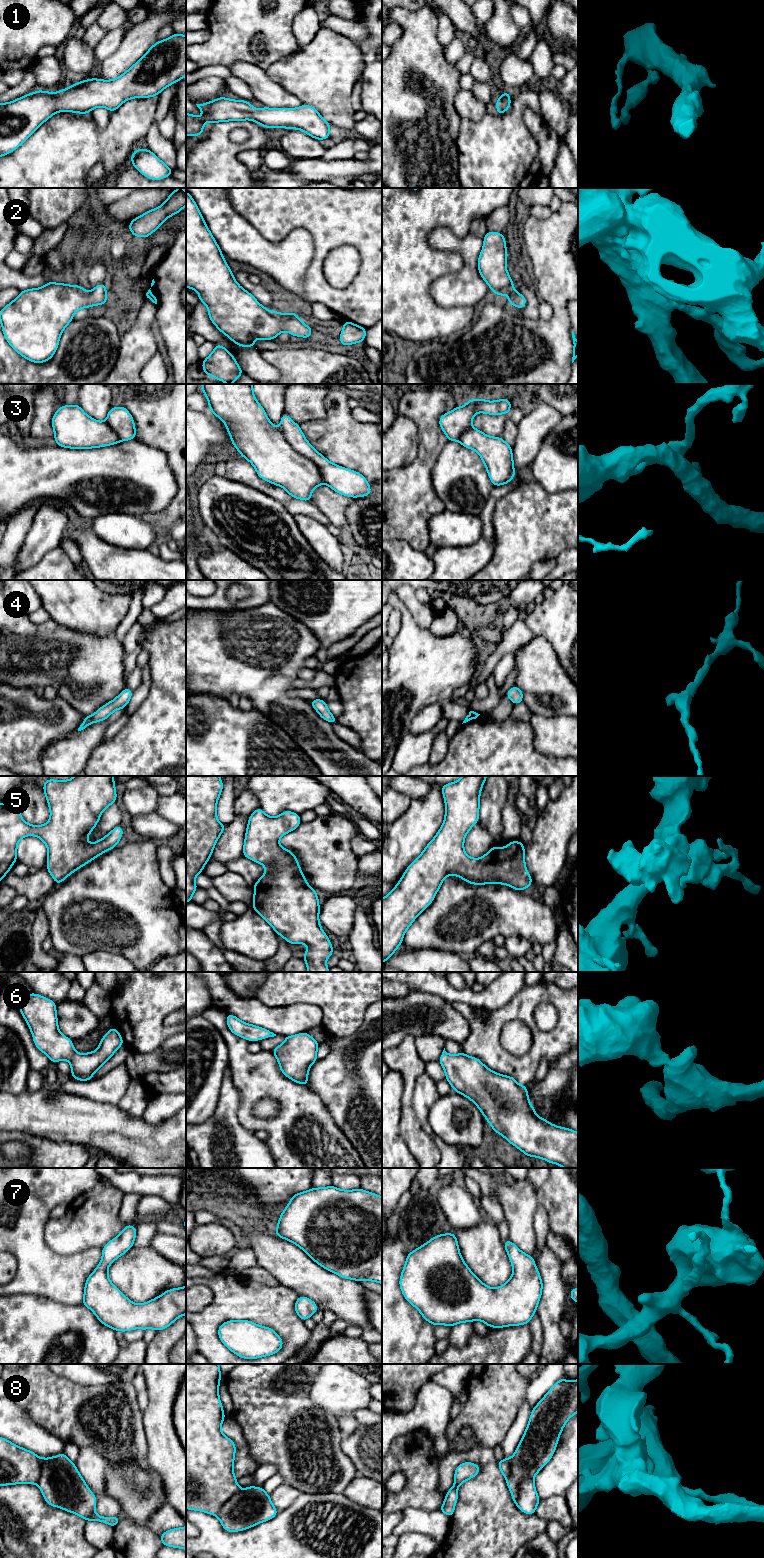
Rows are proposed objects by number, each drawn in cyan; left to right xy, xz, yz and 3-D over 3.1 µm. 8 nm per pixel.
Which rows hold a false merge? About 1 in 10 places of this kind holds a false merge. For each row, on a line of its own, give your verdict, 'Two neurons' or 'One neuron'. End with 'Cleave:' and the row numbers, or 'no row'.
1: One neuron
2: One neuron
3: One neuron
4: One neuron
5: One neuron
6: One neuron
7: One neuron
8: One neuron
Cleave: no row

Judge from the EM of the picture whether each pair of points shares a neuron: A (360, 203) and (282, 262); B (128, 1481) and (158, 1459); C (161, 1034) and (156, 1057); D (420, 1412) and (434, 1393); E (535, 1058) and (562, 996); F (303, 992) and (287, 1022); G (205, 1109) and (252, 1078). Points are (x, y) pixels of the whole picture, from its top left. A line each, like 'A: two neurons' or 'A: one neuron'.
A: two neurons
B: two neurons
C: two neurons
D: one neuron
E: one neuron
F: two neurons
G: two neurons

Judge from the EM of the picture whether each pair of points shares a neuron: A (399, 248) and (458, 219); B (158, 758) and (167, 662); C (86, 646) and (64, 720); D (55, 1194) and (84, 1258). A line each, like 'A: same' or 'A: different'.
A: same
B: same
C: different
D: same

